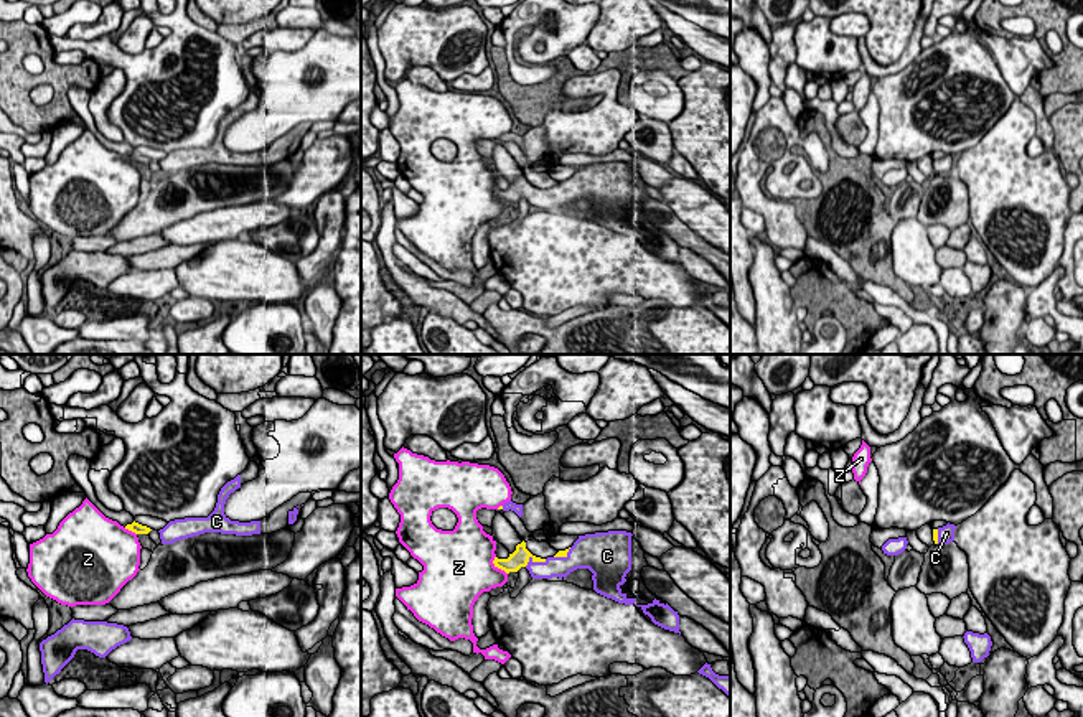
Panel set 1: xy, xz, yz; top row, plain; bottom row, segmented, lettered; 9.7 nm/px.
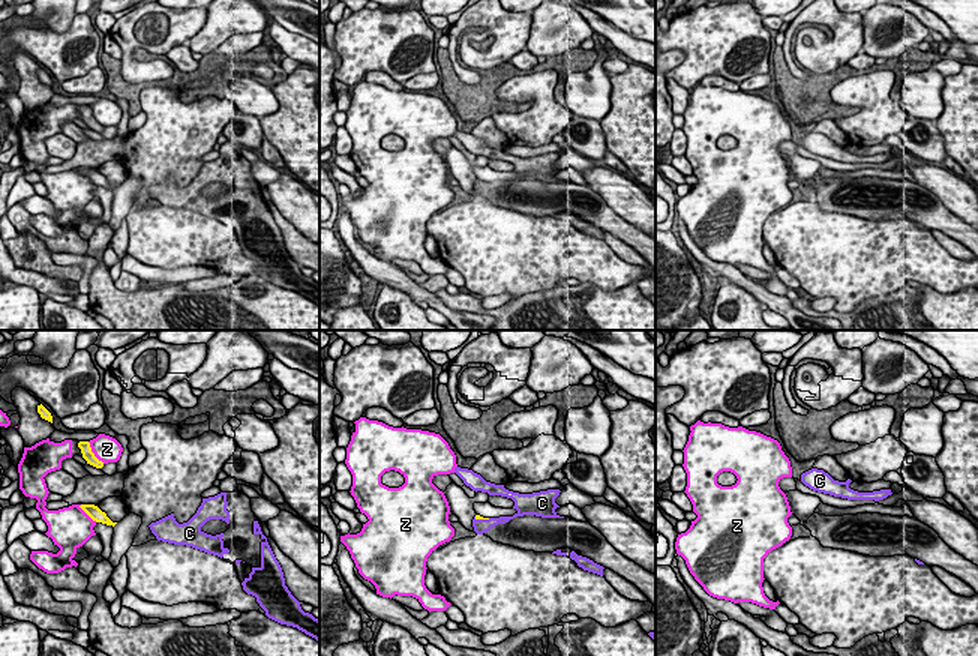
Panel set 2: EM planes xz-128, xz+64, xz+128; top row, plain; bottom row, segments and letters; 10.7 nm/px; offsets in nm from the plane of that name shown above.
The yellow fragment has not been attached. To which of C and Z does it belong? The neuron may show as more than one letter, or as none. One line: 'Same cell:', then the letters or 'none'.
Same cell: C

